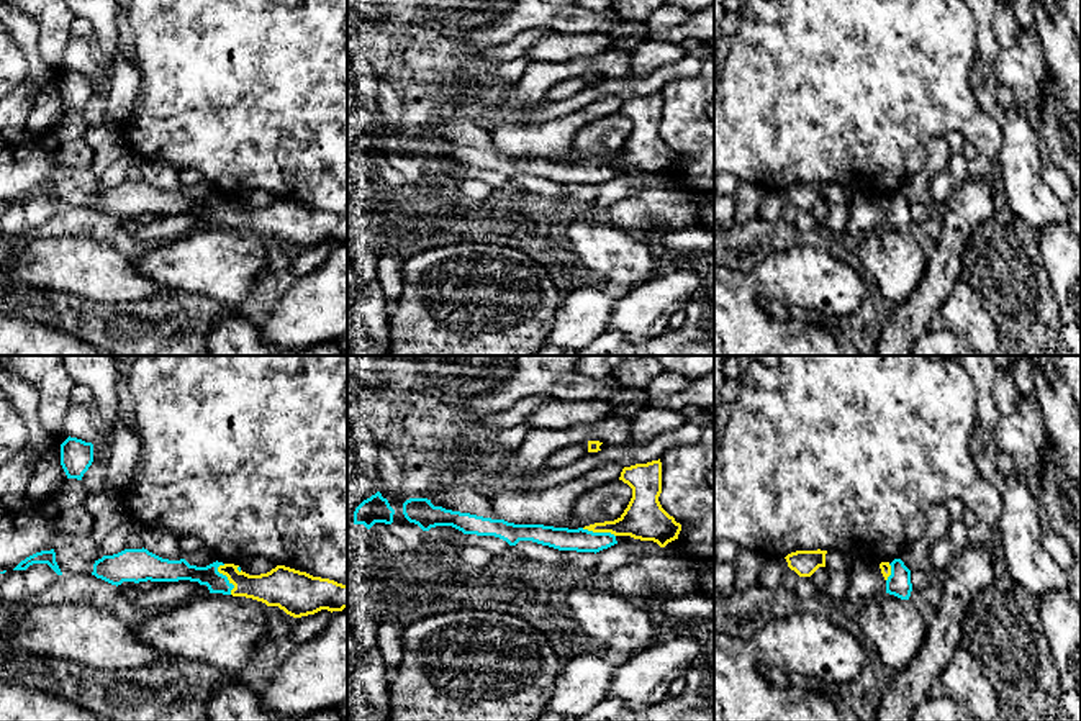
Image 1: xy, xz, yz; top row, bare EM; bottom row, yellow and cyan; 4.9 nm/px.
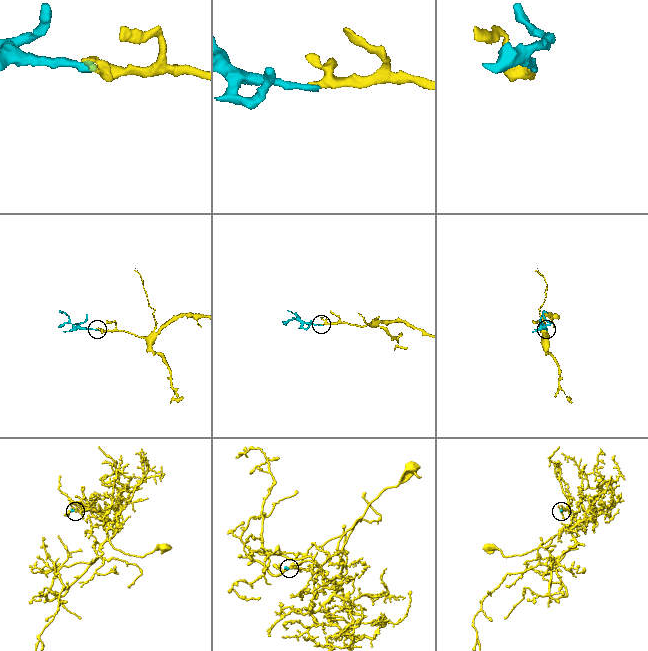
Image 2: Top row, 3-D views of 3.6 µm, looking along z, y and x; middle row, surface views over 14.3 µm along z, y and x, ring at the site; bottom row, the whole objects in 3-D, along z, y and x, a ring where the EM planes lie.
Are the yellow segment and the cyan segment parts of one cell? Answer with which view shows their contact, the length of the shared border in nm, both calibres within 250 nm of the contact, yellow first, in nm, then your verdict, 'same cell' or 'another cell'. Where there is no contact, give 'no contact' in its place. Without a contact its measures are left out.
meets yellow in xy; contact 160 nm long; 180 nm thick on the yellow side, 100 nm on the other; same cell

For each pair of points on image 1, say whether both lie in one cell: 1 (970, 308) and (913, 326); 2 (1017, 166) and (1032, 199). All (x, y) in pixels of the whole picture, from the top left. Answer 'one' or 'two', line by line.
1: two
2: one

